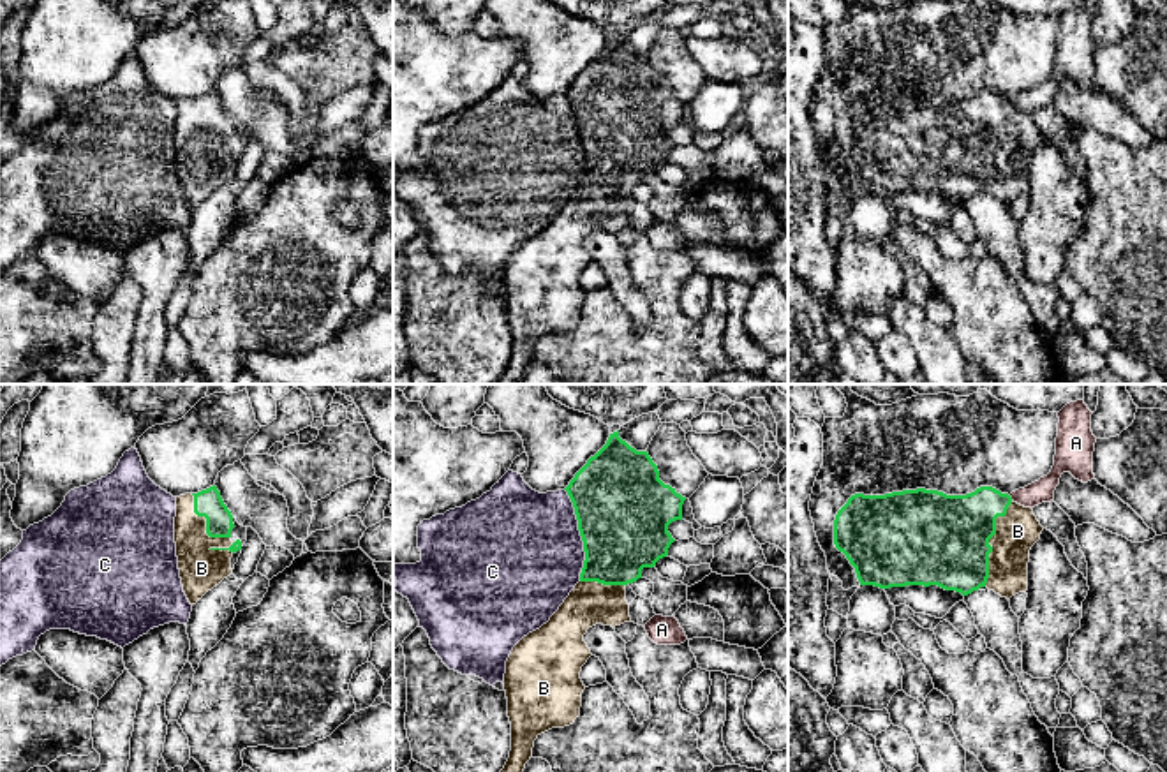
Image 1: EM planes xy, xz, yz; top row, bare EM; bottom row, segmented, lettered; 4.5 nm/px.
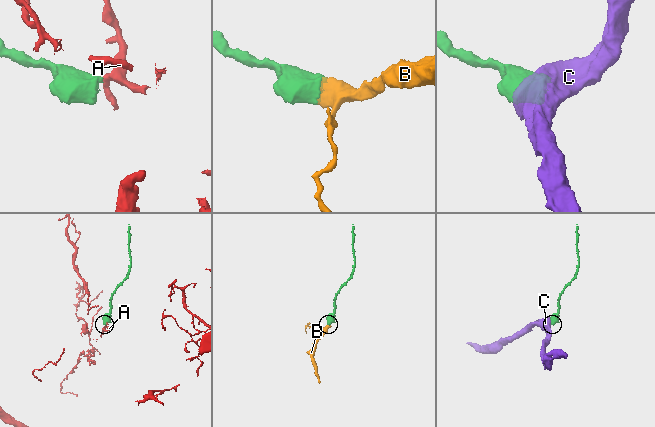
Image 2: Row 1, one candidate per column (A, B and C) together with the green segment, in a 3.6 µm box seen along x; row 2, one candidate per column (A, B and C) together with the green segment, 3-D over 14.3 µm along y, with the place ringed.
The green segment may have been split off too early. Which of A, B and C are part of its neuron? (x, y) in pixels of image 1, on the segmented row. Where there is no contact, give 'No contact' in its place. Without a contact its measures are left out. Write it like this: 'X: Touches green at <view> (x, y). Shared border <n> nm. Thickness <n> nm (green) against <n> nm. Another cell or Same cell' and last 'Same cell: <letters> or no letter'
A: Touches green at yz (1010, 497). Shared border 30 nm. Thickness 280 nm (green) against 110 nm. Another cell
B: Touches green at yz (988, 541). Shared border 420 nm. Thickness 420 nm (green) against 190 nm. Same cell
C: Touches green at xz (580, 534). Shared border 440 nm. Thickness 440 nm (green) against 500 nm. Another cell
Same cell: B

